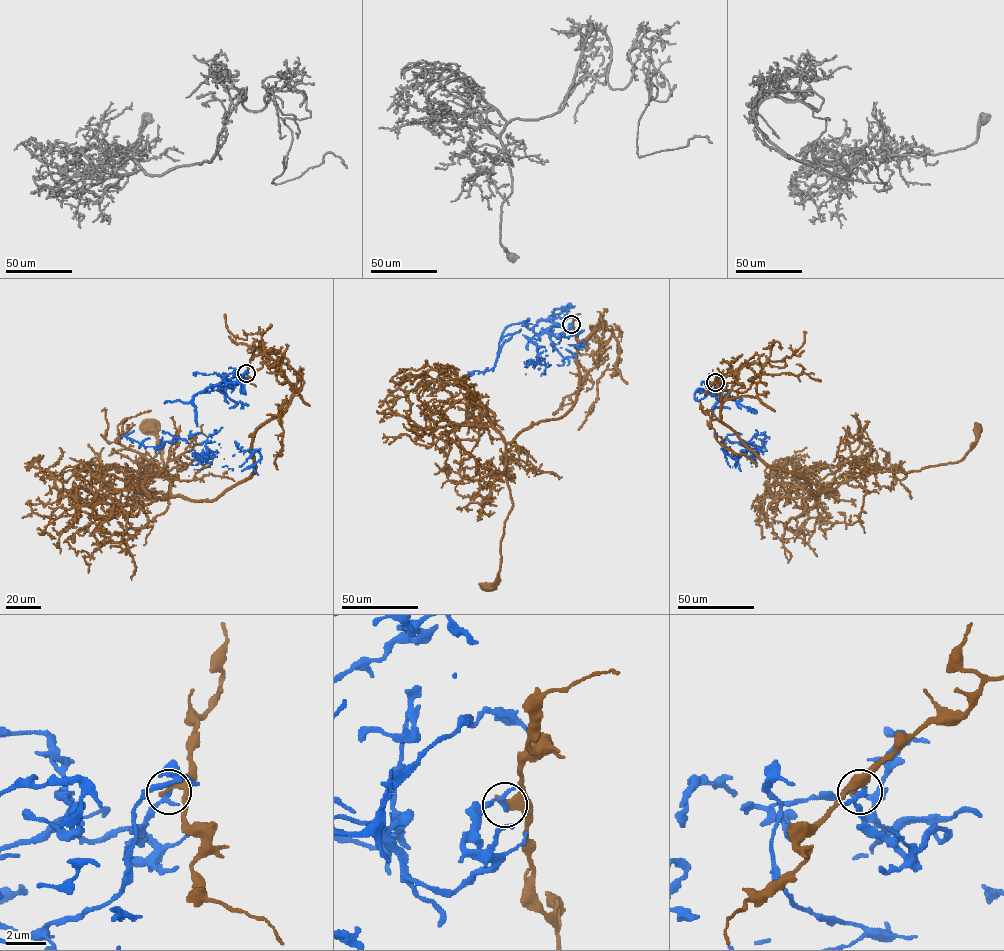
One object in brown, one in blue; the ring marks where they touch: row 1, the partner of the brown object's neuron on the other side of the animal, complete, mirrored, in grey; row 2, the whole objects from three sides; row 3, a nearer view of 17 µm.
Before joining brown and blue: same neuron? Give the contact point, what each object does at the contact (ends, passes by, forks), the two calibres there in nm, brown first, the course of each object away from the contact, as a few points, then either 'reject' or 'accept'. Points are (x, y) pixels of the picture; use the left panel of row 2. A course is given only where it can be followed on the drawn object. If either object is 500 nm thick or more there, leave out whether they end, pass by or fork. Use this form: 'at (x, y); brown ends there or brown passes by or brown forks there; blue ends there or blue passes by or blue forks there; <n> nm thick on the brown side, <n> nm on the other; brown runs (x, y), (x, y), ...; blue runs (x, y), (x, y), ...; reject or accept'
at (246, 373); brown passes by; blue ends there; 340 nm thick on the brown side, 320 nm on the other; brown runs (246, 373), (265, 353), (292, 396), (256, 431), (254, 471), (215, 498), (171, 494), (178, 476), (148, 428); blue runs (246, 373), (193, 397), (197, 432), (187, 441), (199, 459), (232, 469), (257, 451), (258, 475); reject

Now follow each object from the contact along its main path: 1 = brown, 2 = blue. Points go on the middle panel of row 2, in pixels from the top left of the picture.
1: (571, 323), (579, 341), (612, 336), (597, 328), (579, 347), (574, 405), (506, 444), (512, 508), (486, 586)
2: (571, 324), (567, 330), (539, 320), (529, 329), (528, 319), (520, 330), (539, 347), (576, 334), (583, 350)

